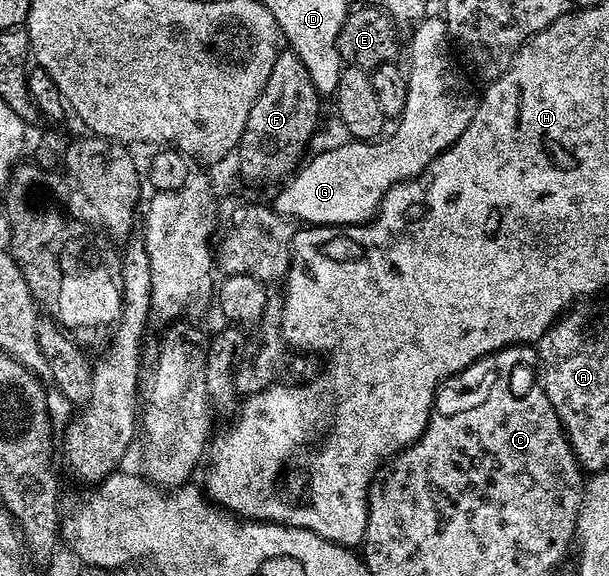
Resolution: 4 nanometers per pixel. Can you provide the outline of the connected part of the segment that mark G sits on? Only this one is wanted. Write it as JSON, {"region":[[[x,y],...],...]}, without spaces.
{"region":[[[425,17],[415,24],[414,30],[412,44],[406,47],[406,51],[412,54],[406,64],[408,96],[404,114],[395,124],[396,132],[383,141],[372,141],[367,145],[348,142],[341,147],[332,147],[312,160],[309,158],[279,188],[281,191],[274,202],[278,214],[296,221],[305,219],[305,224],[322,227],[367,223],[392,186],[422,173],[434,157],[441,155],[458,141],[458,137],[462,137],[462,133],[466,133],[466,125],[470,125],[474,117],[478,99],[475,94],[472,96],[459,65],[448,52],[447,23],[440,17]]]}

